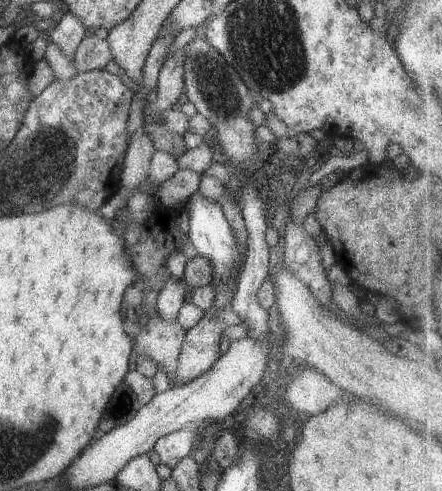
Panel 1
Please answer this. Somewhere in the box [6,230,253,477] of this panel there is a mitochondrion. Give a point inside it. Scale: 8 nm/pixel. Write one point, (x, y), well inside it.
(122, 405)

